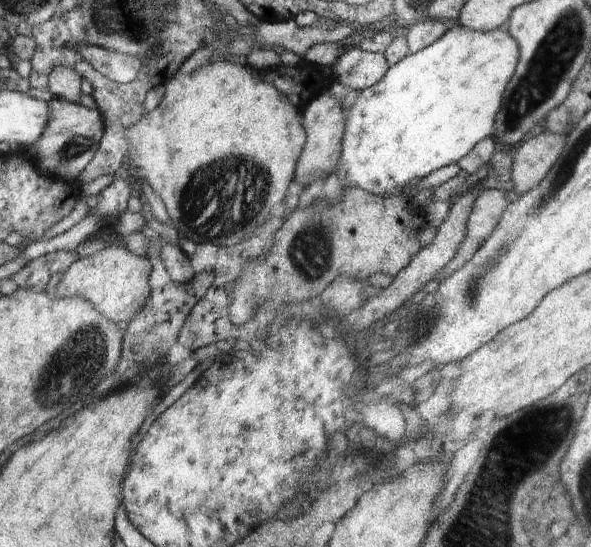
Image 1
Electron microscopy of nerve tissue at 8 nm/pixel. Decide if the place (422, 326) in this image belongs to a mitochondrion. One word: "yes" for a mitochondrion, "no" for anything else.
yes

